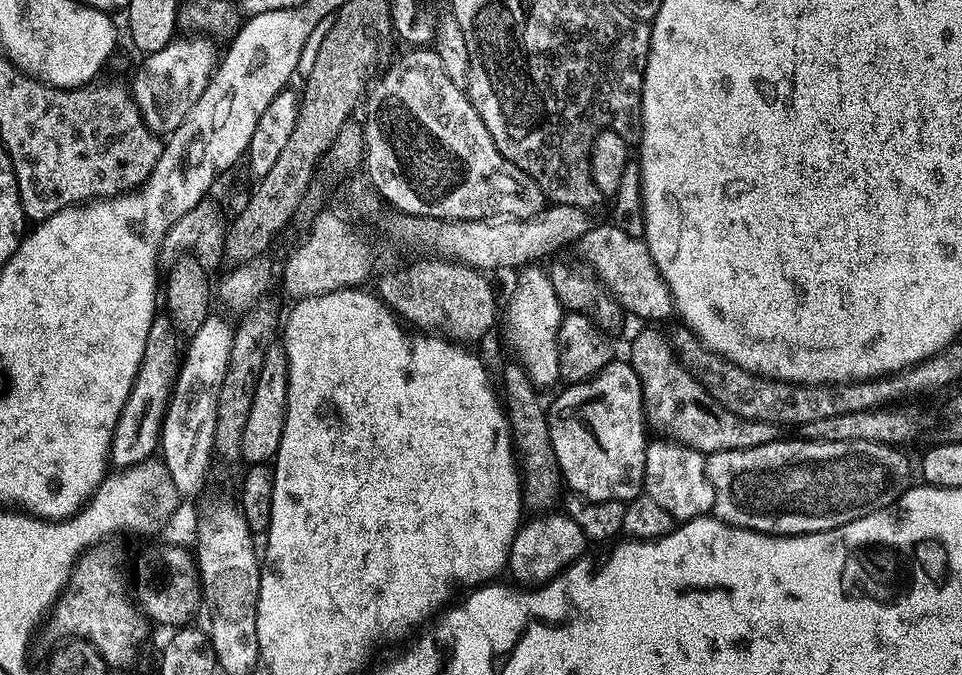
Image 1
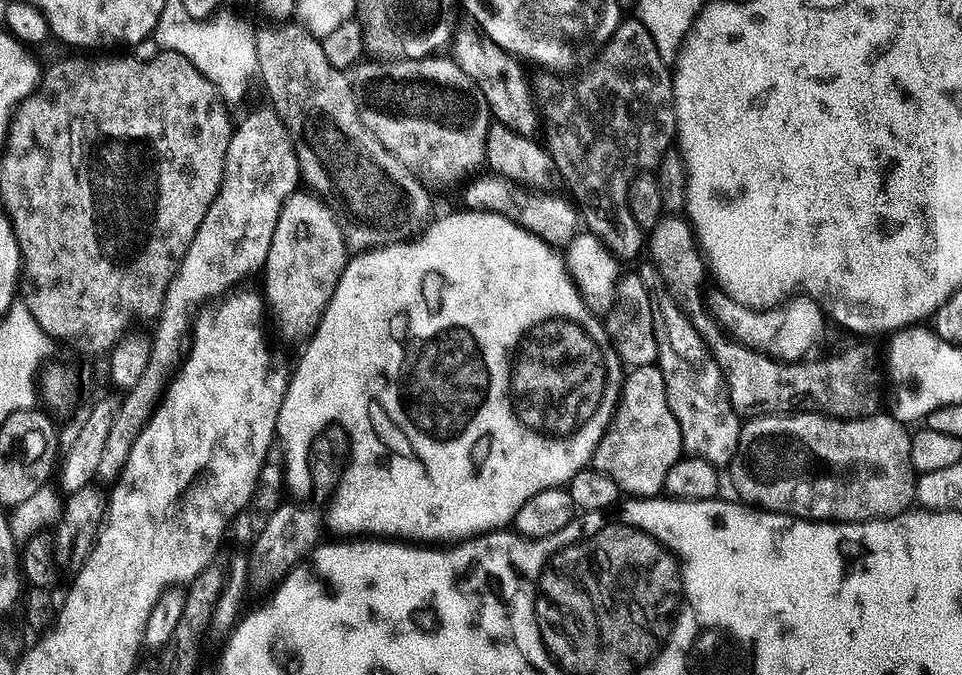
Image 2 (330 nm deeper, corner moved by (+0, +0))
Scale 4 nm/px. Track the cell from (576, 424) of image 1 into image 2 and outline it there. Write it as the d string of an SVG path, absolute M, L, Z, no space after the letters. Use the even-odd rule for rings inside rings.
M647 364L642 368L633 368L627 373L624 389L620 392L620 401L616 404L616 413L608 424L608 429L600 436L596 449L591 449L590 464L597 472L609 476L620 488L621 493L632 496L656 496L664 492L666 474L681 459L684 443L678 422L666 402L666 382L662 370L656 364Z

